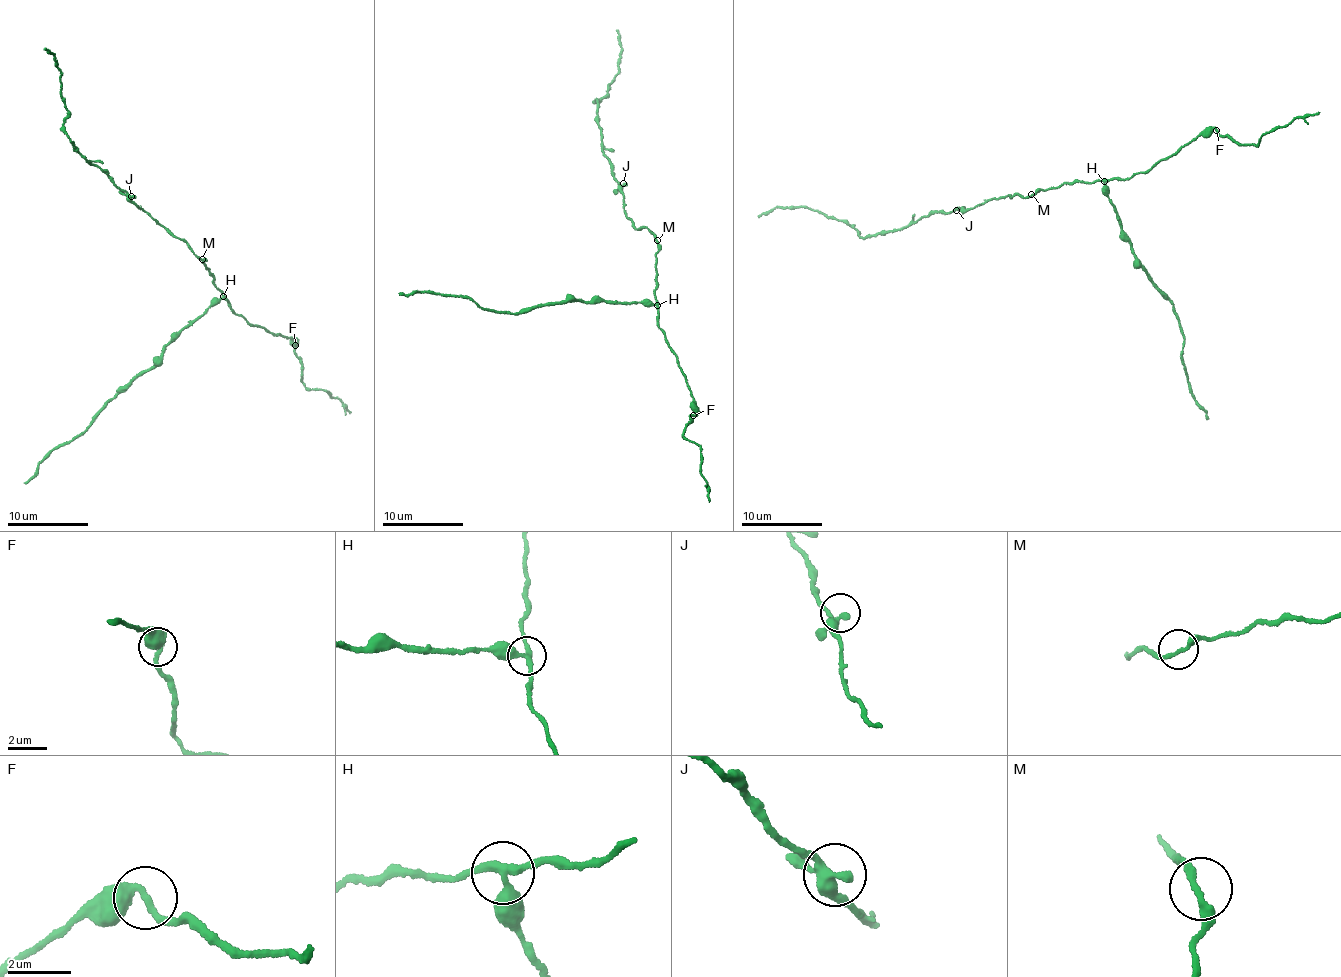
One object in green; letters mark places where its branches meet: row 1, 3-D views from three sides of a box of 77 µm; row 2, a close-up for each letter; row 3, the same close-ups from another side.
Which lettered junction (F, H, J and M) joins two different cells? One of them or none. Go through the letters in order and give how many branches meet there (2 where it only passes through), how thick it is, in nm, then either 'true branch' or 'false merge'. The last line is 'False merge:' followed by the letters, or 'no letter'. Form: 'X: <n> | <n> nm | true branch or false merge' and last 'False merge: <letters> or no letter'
F: 2 | 300 nm | true branch
H: 3 | 280 nm | false merge
J: 3 | 320 nm | true branch
M: 2 | 200 nm | true branch
False merge: H

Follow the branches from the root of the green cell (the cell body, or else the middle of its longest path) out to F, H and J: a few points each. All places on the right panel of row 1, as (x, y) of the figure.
F: (1032, 195), (1063, 184), (1123, 179), (1148, 172), (1162, 158), (1173, 155), (1197, 137), (1216, 130)
H: (1032, 195), (1063, 184), (1103, 181)
J: (1032, 195), (1013, 197), (1007, 194), (956, 210)

